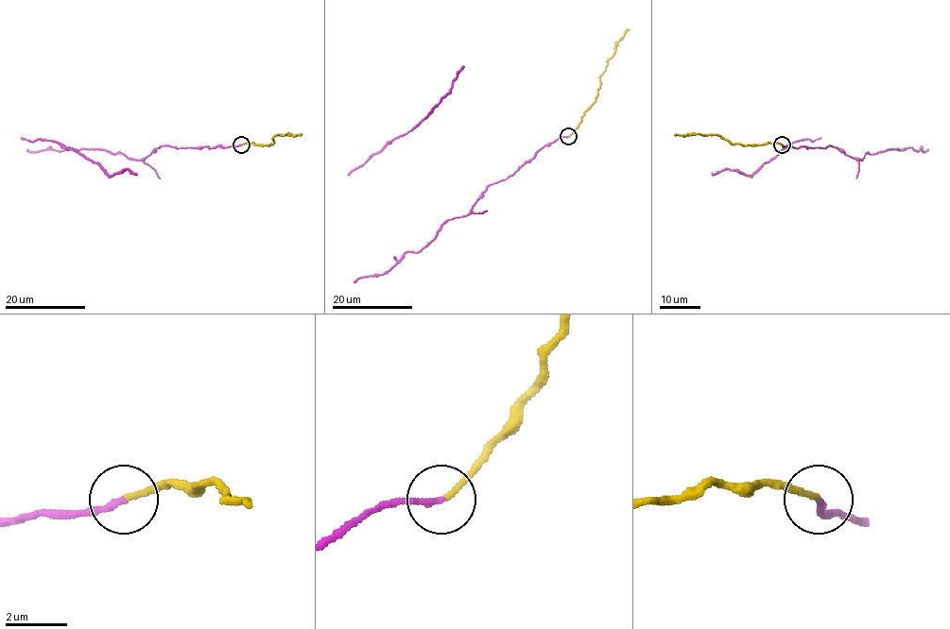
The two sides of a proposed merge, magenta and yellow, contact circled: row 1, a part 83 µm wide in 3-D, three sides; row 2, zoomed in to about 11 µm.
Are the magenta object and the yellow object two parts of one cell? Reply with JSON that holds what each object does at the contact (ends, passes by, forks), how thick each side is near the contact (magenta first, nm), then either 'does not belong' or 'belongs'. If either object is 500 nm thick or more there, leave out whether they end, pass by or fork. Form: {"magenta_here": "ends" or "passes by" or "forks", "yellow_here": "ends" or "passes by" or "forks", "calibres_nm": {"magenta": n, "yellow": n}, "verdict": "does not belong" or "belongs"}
{"magenta_here": "ends", "yellow_here": "ends", "calibres_nm": {"magenta": 200, "yellow": 190}, "verdict": "does not belong"}

